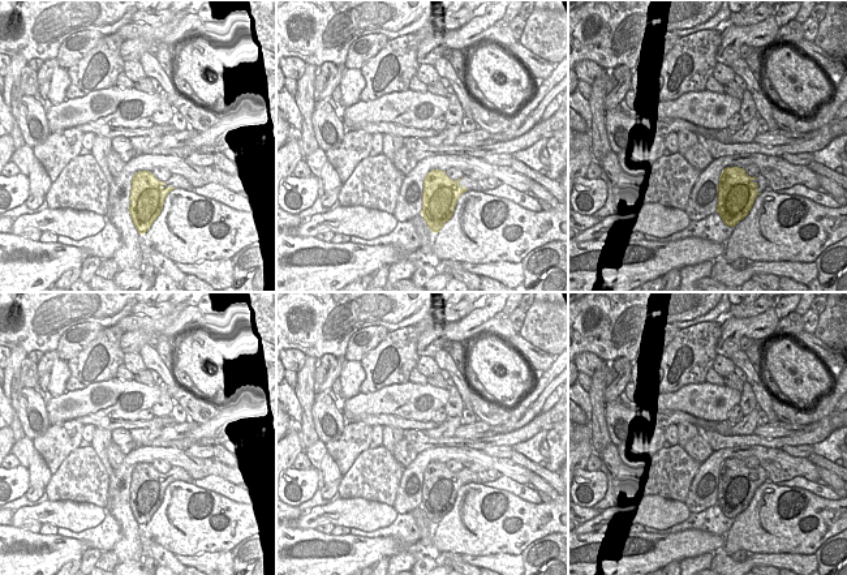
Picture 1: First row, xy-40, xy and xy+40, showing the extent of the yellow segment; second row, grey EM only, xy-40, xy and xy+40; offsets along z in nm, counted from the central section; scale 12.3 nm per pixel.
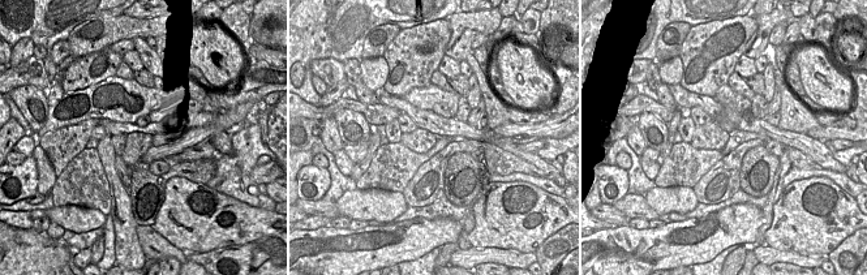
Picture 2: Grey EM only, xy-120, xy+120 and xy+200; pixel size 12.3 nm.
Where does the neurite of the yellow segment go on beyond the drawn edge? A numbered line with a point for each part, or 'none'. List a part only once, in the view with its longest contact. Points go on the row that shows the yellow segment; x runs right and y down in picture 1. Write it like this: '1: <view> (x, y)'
none

